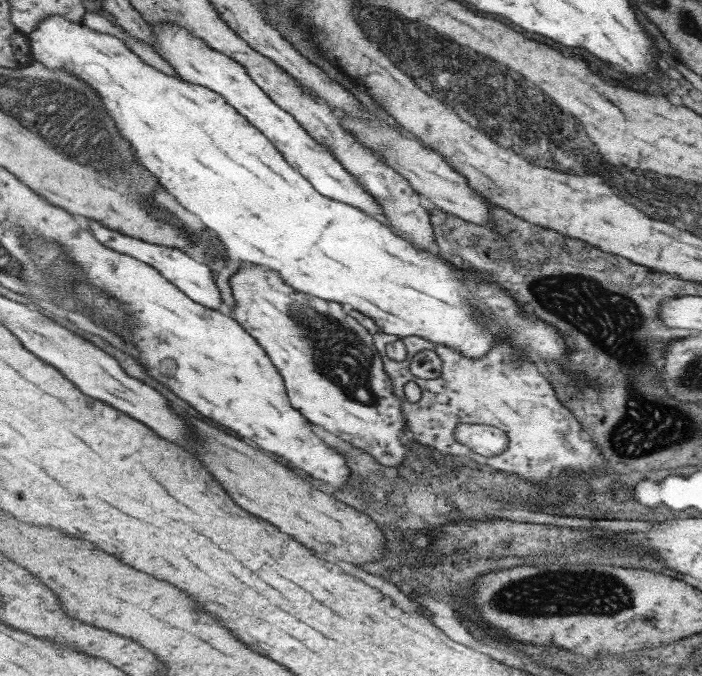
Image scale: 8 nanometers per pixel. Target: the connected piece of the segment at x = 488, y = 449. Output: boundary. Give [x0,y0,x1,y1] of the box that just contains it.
[456,424,510,457]

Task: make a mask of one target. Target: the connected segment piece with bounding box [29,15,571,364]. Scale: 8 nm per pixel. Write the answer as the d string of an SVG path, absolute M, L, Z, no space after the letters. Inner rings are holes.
M51 15L44 18L31 34L29 34L30 42L32 45L32 53L37 61L42 62L45 66L48 66L51 70L66 70L70 74L76 74L77 78L84 80L91 85L98 94L101 95L104 105L108 107L108 113L112 115L112 119L116 122L116 126L119 129L120 137L128 140L131 143L132 148L136 150L136 158L141 158L141 164L151 170L163 184L163 188L167 193L171 194L177 202L183 206L189 213L197 215L200 218L204 226L215 232L216 236L224 243L225 250L227 250L226 264L218 272L215 284L219 288L219 297L223 296L223 303L227 306L232 313L234 305L234 297L232 296L232 290L228 284L228 280L232 274L237 271L239 264L243 261L263 265L266 268L273 268L273 270L280 273L285 279L285 282L291 284L293 288L311 294L311 296L319 297L325 300L340 302L342 305L348 308L361 312L365 317L373 318L375 322L390 335L395 335L399 338L420 336L421 338L436 342L439 345L447 345L448 347L461 351L466 357L472 359L478 359L484 357L495 345L498 345L503 339L509 339L514 348L519 348L521 352L527 352L521 347L521 344L529 344L531 346L531 352L537 354L539 358L543 360L559 360L558 364L562 362L569 362L567 358L571 358L571 354L565 352L565 342L559 340L559 334L555 334L557 330L551 328L549 324L541 322L541 320L529 320L527 316L523 316L523 312L519 310L519 306L513 302L513 298L509 296L507 290L503 286L499 287L497 282L490 282L488 280L489 275L481 273L476 270L475 267L471 270L461 270L457 267L453 267L449 262L445 261L438 255L429 254L427 251L421 251L421 248L417 248L416 244L407 242L399 236L395 236L393 231L389 229L385 224L381 224L379 220L367 216L363 210L350 206L345 202L338 202L320 194L309 179L305 178L301 171L295 170L293 166L288 163L288 159L284 157L284 154L273 144L272 139L268 137L262 130L259 130L253 123L249 122L245 115L242 115L236 107L231 106L225 97L221 94L207 88L206 86L196 85L192 82L187 82L182 77L176 77L173 75L165 74L162 70L147 64L138 54L130 49L124 40L121 40L118 36L107 34L105 32L97 32L92 28L89 28L84 23L73 22L66 15ZM479 304L486 304L486 310L489 314L493 315L493 318L489 319L485 312L481 312ZM511 328L517 334L515 338L509 338L505 334L505 329Z

